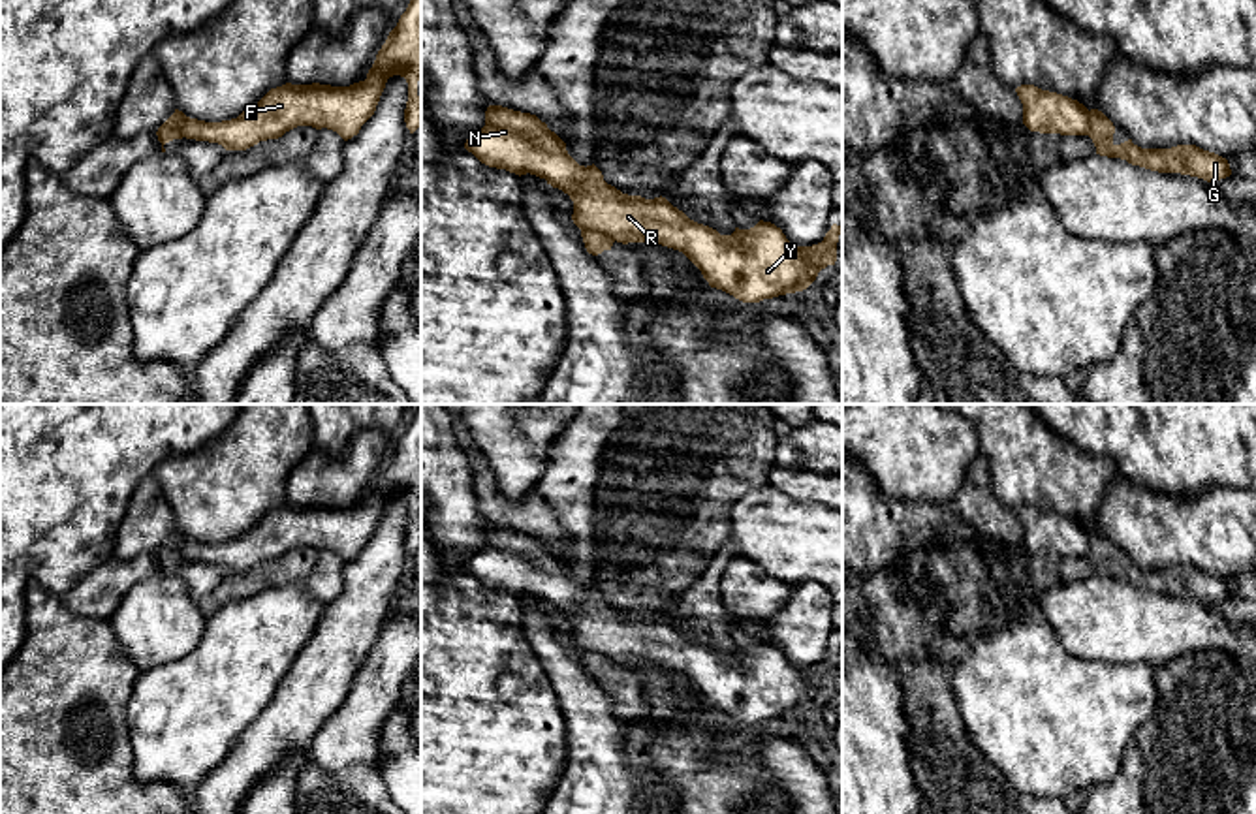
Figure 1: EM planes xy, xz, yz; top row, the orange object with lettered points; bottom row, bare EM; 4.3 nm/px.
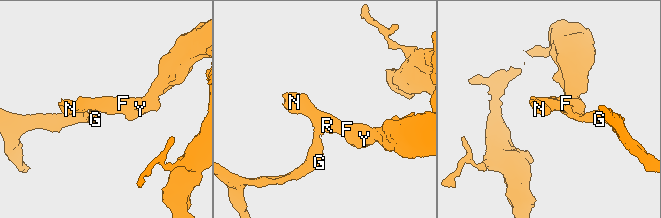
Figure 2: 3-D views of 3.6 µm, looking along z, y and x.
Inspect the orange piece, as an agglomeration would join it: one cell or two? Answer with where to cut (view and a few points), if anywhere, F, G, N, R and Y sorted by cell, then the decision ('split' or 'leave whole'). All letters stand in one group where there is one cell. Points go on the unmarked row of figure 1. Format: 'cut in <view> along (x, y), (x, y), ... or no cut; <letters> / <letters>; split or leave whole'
cut in xz along (581, 649), (604, 653), (613, 662); F N R Y / G; split

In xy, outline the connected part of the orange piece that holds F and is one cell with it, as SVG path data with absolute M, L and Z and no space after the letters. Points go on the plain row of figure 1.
M421 404L376 476L365 502L350 508L291 506L271 509L256 526L237 540L205 543L184 538L179 545L186 560L218 564L226 571L246 571L259 562L278 560L297 547L327 549L344 562L359 555L374 536L389 498L400 496L408 504L404 543L410 555L421 547Z

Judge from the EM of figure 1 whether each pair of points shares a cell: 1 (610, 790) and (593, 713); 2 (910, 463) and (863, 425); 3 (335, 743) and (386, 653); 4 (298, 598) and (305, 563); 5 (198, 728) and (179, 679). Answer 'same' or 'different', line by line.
1: same
2: same
3: same
4: different
5: same

